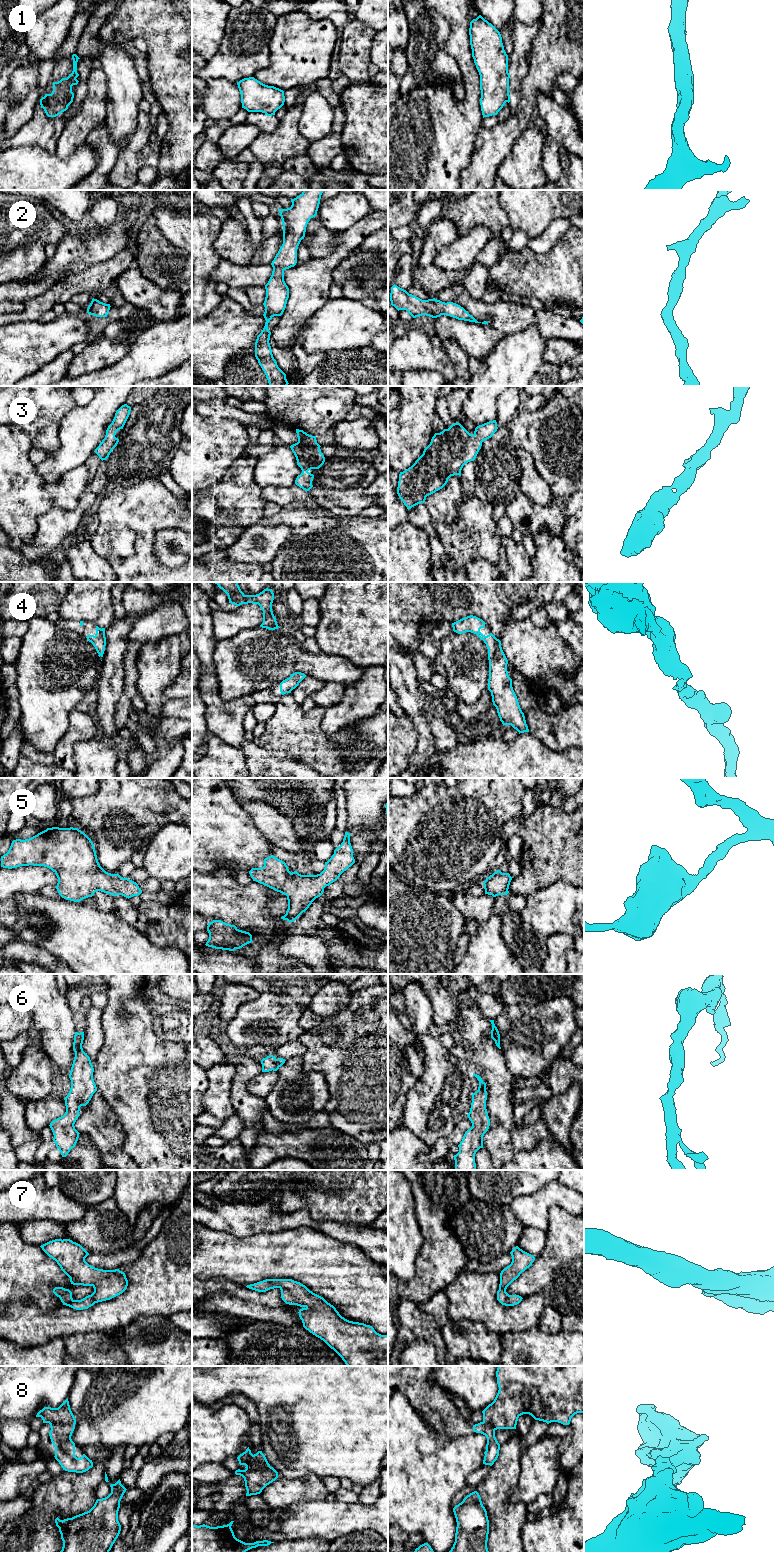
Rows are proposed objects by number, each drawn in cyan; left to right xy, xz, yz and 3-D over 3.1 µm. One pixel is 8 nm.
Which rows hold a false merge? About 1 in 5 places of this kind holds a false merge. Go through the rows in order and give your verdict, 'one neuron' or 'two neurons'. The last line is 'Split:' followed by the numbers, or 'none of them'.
1: two neurons
2: one neuron
3: one neuron
4: one neuron
5: one neuron
6: one neuron
7: one neuron
8: two neurons
Split: 1, 8

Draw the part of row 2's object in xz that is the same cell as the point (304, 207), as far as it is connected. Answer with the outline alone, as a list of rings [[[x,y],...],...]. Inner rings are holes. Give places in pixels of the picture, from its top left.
[[[303,190],[287,209],[278,209],[283,224],[283,244],[271,265],[272,275],[265,285],[266,297],[263,314],[266,322],[255,342],[255,357],[264,371],[270,386],[287,386],[286,374],[278,367],[269,343],[271,332],[268,323],[274,316],[281,316],[289,298],[289,288],[284,281],[284,271],[297,263],[297,249],[305,237],[306,227],[317,215],[324,190]]]

